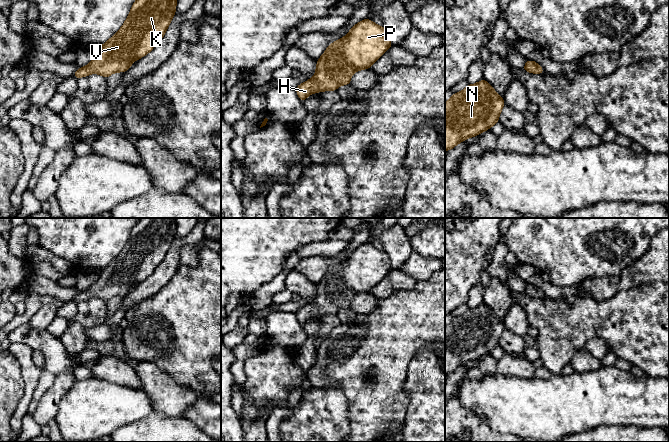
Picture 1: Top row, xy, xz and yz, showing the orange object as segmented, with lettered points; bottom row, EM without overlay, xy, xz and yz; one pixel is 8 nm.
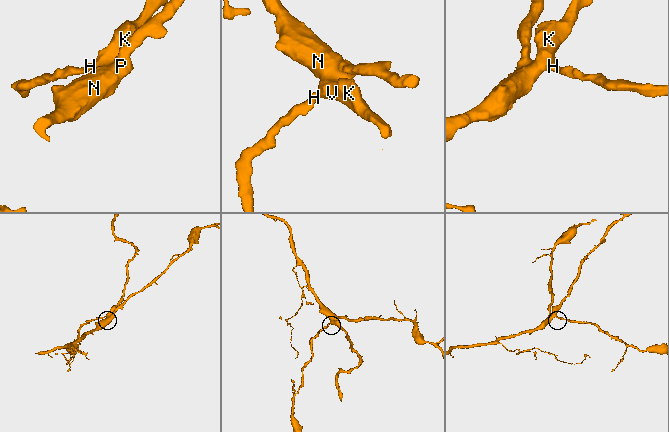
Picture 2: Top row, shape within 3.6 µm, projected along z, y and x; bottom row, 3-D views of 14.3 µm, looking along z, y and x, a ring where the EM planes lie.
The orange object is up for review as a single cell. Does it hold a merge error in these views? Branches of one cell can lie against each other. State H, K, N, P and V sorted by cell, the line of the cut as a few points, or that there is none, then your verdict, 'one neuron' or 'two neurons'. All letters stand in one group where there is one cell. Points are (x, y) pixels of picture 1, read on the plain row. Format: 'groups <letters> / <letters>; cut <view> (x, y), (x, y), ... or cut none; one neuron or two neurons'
groups H K N P V; cut none; one neuron

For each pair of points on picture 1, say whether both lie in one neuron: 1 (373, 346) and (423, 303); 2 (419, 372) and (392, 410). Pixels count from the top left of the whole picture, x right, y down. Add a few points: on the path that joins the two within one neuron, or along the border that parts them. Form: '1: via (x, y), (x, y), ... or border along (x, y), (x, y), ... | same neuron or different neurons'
1: via (385, 340), (411, 315) | same neuron
2: border along (408, 369), (404, 386), (406, 393), (405, 416) | different neurons

